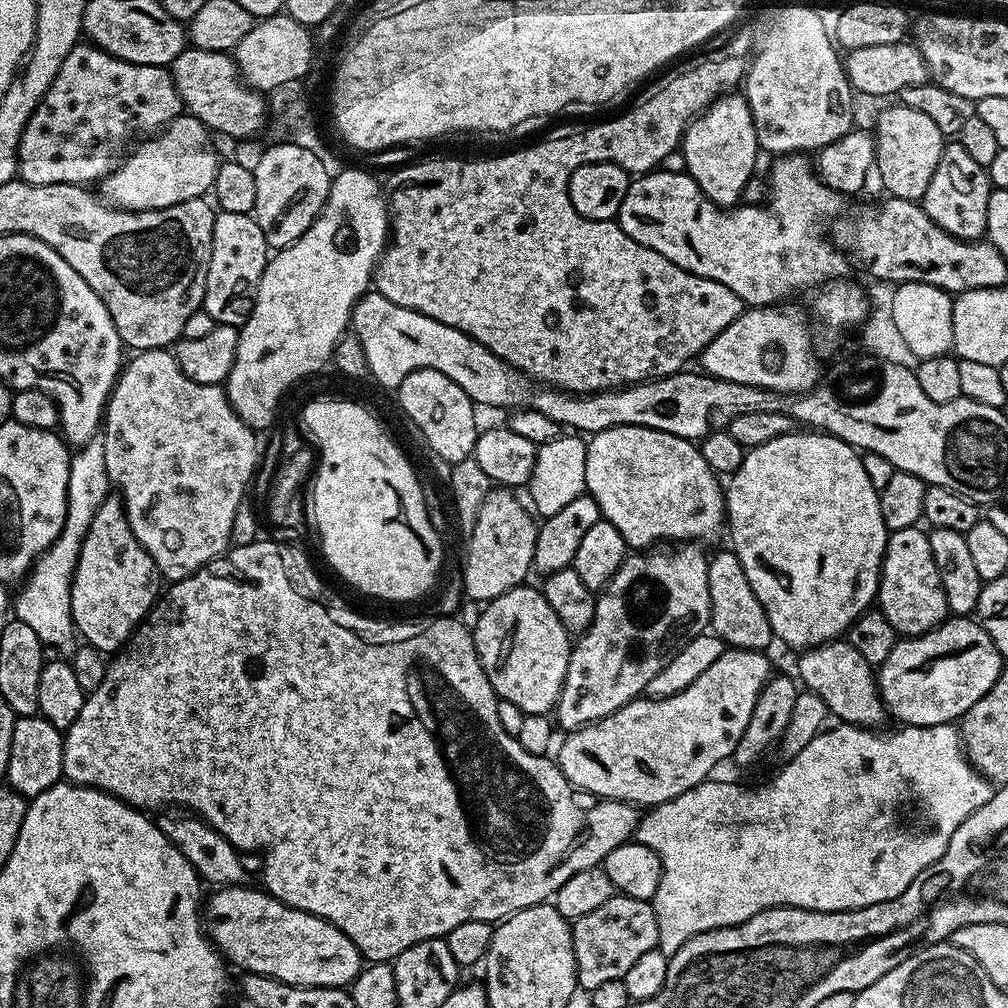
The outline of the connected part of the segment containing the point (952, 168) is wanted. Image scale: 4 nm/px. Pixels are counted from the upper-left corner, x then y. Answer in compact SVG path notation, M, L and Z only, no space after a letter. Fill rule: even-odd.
M958 142L945 143L942 158L938 158L938 170L926 186L922 207L926 214L946 234L959 240L976 242L986 233L986 205L990 203L993 185L988 177L988 169L978 166Z

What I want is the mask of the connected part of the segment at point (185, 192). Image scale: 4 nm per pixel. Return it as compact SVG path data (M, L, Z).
M187 114L177 116L151 138L141 139L120 165L99 181L99 195L105 204L125 212L149 212L207 197L222 163L221 157L216 157L211 138L210 130L198 118Z

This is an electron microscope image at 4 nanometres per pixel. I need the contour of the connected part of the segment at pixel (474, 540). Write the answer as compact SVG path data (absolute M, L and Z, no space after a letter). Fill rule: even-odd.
M493 490L489 492L486 502L482 502L482 510L478 510L476 524L470 529L469 536L472 537L468 540L468 557L464 560L464 568L462 567L464 594L467 599L487 602L498 598L511 588L521 587L527 581L524 579L527 578L528 572L533 571L532 559L538 524L533 513L527 507L524 509L512 496L515 495L508 490Z

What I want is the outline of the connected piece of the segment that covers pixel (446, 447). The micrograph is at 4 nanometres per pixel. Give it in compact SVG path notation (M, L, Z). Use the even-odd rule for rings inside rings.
M429 368L414 370L414 374L406 374L399 388L395 389L394 396L400 399L400 408L412 419L413 426L424 435L432 456L444 458L453 465L469 459L475 453L477 405L472 403L466 390L450 382L446 374Z

